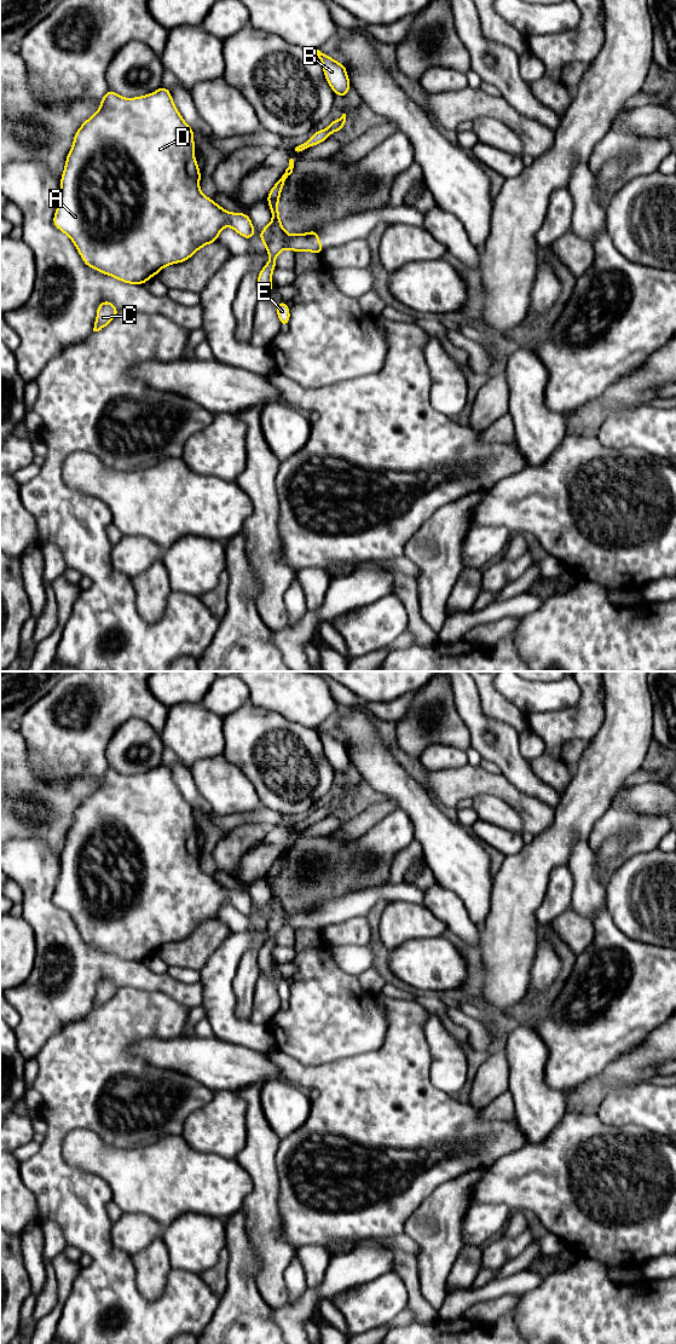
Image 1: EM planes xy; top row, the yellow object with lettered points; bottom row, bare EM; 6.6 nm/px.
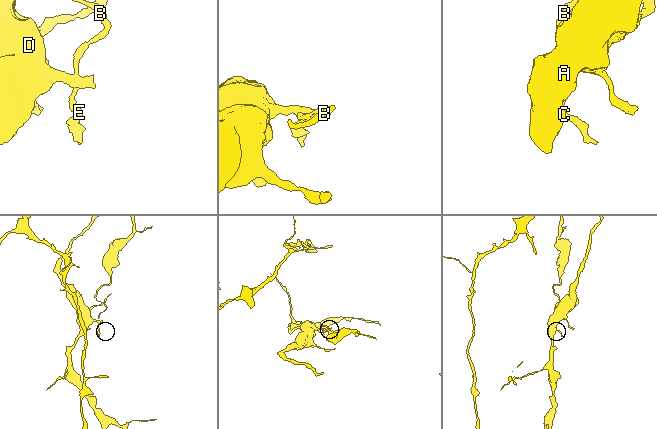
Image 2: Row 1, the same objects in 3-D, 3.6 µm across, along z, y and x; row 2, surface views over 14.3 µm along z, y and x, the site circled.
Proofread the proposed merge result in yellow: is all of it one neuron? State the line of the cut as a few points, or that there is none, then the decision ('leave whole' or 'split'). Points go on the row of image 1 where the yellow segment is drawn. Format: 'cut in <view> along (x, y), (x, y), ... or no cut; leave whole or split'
cut in xy along (271, 221), (271, 241), (266, 247); split

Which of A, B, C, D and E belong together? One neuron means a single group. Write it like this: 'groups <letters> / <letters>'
groups A C D / B E

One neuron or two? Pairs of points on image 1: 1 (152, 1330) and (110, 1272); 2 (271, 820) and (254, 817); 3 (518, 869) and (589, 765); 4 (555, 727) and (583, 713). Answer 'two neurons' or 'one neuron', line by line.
1: one neuron
2: one neuron
3: one neuron
4: one neuron

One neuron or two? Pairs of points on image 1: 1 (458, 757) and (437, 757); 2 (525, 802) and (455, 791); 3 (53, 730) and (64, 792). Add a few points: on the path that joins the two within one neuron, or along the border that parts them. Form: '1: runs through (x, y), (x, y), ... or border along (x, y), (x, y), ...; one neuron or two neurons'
1: runs through (454, 757), (442, 757); one neuron
2: runs through (508, 792), (500, 786), (472, 786); one neuron
3: border along (34, 772), (46, 782), (90, 777); two neurons

